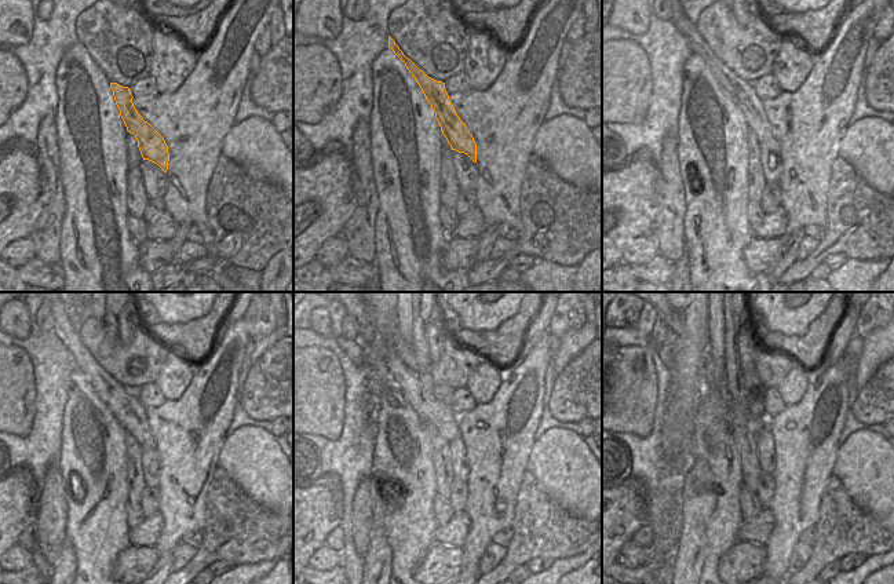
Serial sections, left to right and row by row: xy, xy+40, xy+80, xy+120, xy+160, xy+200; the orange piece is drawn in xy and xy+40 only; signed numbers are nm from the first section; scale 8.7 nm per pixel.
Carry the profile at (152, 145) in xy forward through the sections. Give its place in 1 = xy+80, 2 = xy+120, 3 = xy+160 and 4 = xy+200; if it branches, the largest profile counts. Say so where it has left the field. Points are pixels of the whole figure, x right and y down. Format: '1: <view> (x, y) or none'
1: xy+80 (741, 92)
2: xy+120 (127, 409)
3: xy+160 (430, 409)
4: xy+200 (668, 320)

